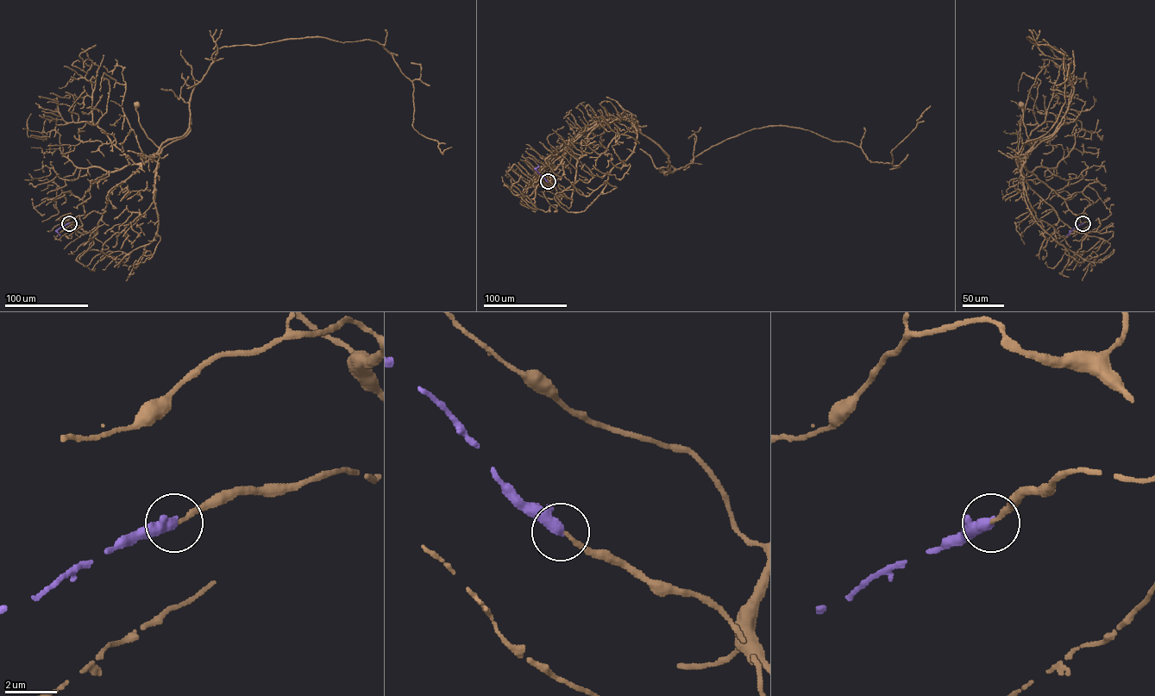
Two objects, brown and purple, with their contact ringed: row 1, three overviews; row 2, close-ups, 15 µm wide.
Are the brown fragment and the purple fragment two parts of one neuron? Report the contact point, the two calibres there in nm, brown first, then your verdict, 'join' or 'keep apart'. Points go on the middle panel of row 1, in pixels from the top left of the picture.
at (548, 181); 160 nm thick on the brown side, 440 nm on the other; join

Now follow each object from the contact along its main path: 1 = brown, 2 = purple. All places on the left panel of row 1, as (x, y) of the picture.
1: (69, 223), (84, 214), (83, 198), (94, 182), (108, 172), (146, 162), (158, 151), (141, 125), (136, 105)
2: (69, 223), (56, 230), (59, 235)

